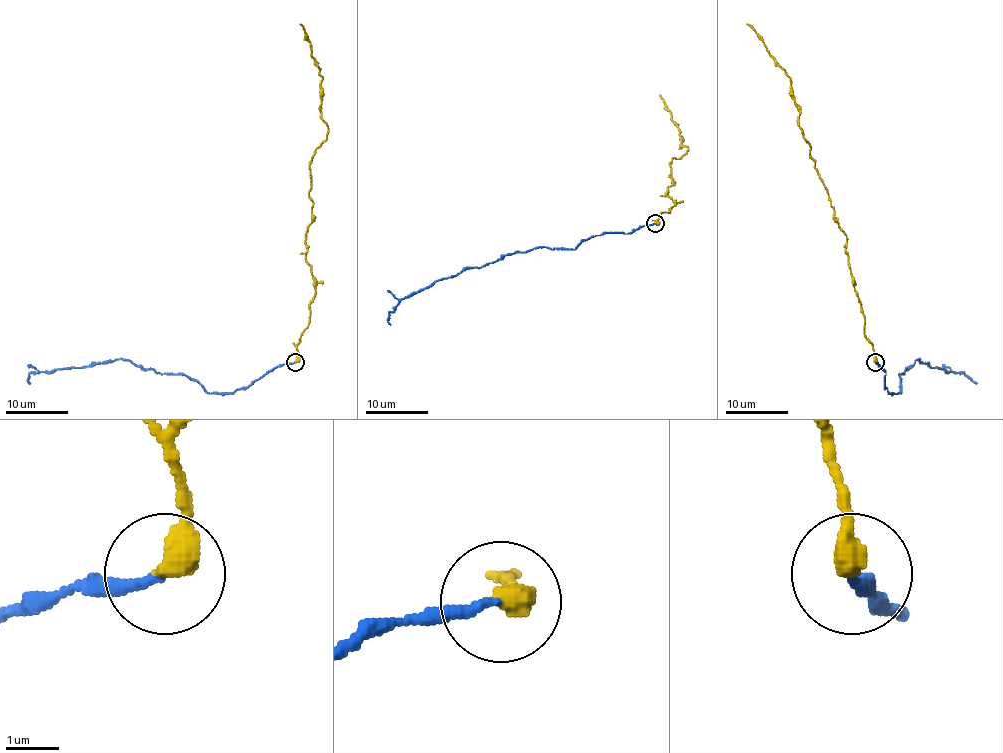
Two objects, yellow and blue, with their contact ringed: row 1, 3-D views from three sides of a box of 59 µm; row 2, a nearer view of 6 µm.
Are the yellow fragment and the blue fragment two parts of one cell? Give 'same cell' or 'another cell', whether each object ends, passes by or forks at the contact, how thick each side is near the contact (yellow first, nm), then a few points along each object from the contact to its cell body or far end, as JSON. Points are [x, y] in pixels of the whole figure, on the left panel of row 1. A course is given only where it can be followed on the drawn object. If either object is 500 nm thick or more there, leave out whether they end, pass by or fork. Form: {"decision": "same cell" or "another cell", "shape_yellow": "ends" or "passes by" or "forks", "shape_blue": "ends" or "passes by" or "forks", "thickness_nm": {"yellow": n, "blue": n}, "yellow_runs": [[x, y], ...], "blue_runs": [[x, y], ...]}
{"decision": "another cell", "shape_yellow": "ends", "shape_blue": "ends", "thickness_nm": {"yellow": 460, "blue": 190}, "yellow_runs": [[295, 362], [316, 291], [305, 235], [312, 200], [309, 161], [328, 128], [320, 115], [320, 68], [300, 24]], "blue_runs": [[295, 362], [279, 365], [243, 387], [215, 394], [183, 375], [143, 370], [124, 359], [32, 372], [31, 383]]}

